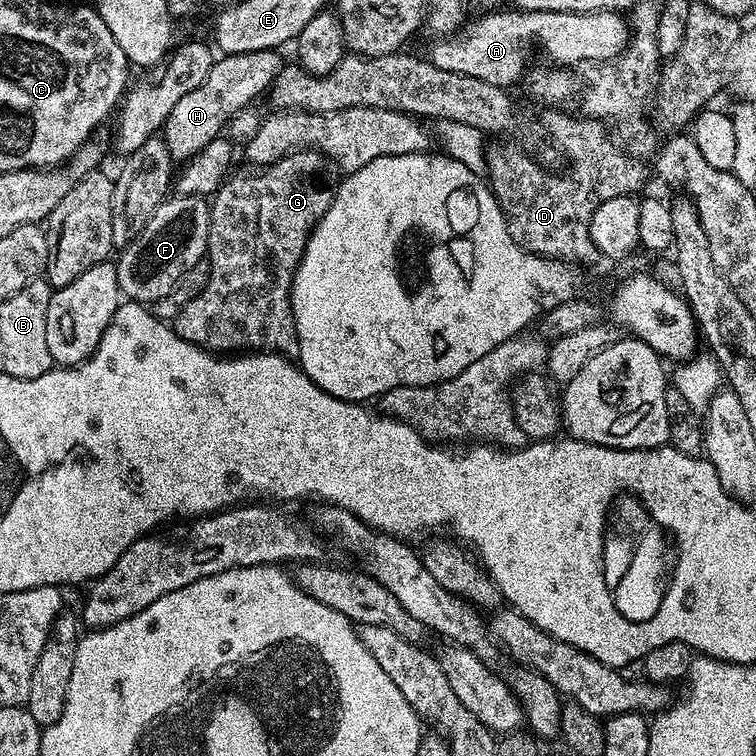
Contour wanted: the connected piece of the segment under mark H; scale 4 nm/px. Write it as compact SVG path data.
M267 48L257 52L243 52L233 56L224 54L213 59L210 74L202 86L190 90L181 98L174 110L170 110L170 118L166 118L162 129L162 139L168 148L173 161L183 162L202 150L202 146L217 139L225 126L244 107L253 103L256 95L272 87L272 79L284 67L285 57L280 57L279 51Z

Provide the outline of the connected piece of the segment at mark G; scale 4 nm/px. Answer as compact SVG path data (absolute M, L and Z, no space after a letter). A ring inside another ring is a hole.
M297 150L259 170L229 175L210 200L208 279L176 315L176 333L217 354L245 350L299 357L298 326L292 309L294 274L316 223L330 210L338 169L323 152Z

